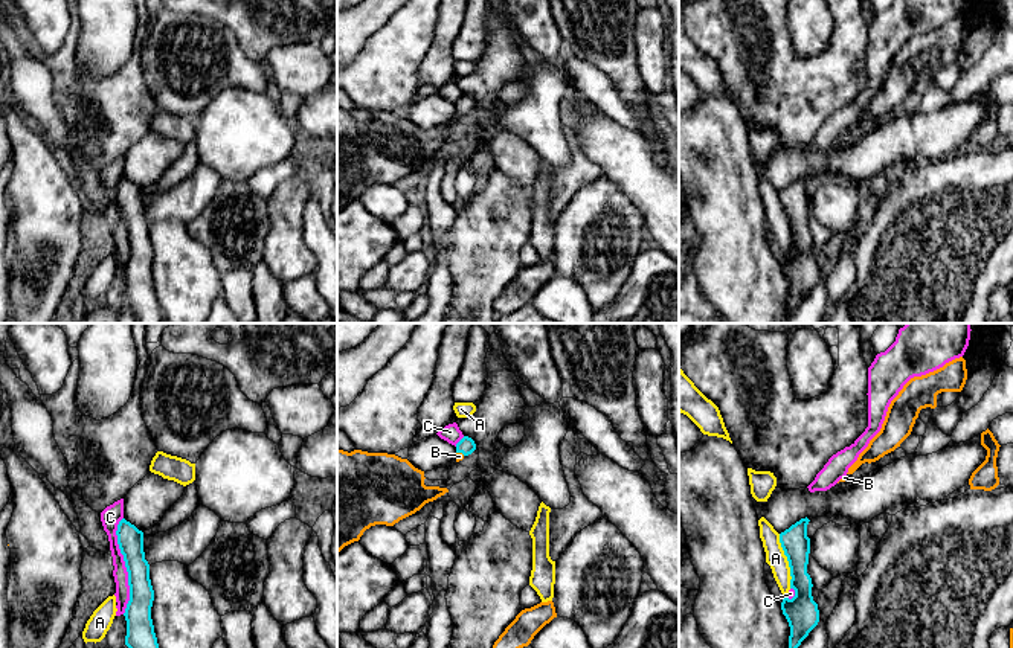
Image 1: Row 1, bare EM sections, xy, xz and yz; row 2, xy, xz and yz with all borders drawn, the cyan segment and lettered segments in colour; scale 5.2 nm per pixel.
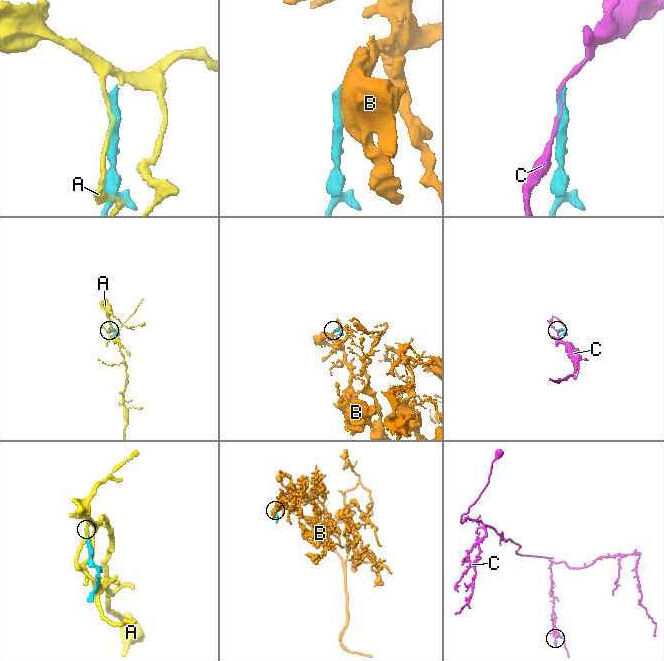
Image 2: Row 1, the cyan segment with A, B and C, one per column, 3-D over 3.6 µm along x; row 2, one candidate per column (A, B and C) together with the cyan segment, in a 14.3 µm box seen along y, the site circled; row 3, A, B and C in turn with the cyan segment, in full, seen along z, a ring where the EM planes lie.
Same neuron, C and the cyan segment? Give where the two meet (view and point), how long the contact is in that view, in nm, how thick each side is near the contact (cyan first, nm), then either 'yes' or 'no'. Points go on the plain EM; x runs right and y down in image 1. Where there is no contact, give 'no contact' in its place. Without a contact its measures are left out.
contact xy (125, 224); length 500 nm; calibres 140 and 90 nm; no

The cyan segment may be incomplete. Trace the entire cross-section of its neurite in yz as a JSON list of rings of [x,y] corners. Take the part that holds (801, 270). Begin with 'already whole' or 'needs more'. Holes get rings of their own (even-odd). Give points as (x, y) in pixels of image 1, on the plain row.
already whole; [[[807,175],[801,177],[780,192],[780,201],[790,226],[790,247],[795,249],[795,255],[792,258],[786,255],[781,261],[783,273],[790,285],[790,314],[819,281],[818,262],[812,255],[813,242],[807,232],[810,212],[810,197],[807,195],[809,180],[810,178]]]

